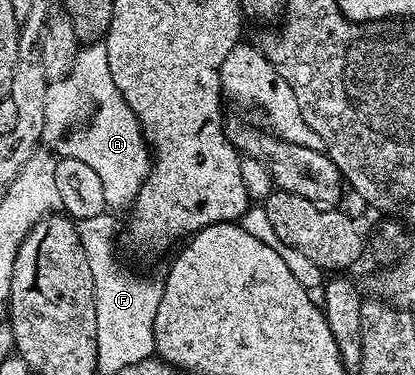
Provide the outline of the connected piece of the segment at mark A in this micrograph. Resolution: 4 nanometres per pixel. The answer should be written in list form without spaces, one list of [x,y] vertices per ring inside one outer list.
[[[103,40],[81,44],[70,75],[66,75],[61,81],[48,82],[46,119],[42,123],[42,135],[43,144],[57,158],[79,159],[97,173],[98,180],[102,183],[104,204],[109,210],[120,209],[127,201],[129,204],[152,170],[153,150],[144,137],[144,130],[140,128],[138,114],[130,111],[122,91],[118,91],[114,83],[114,75],[110,75],[110,59],[106,55]]]

